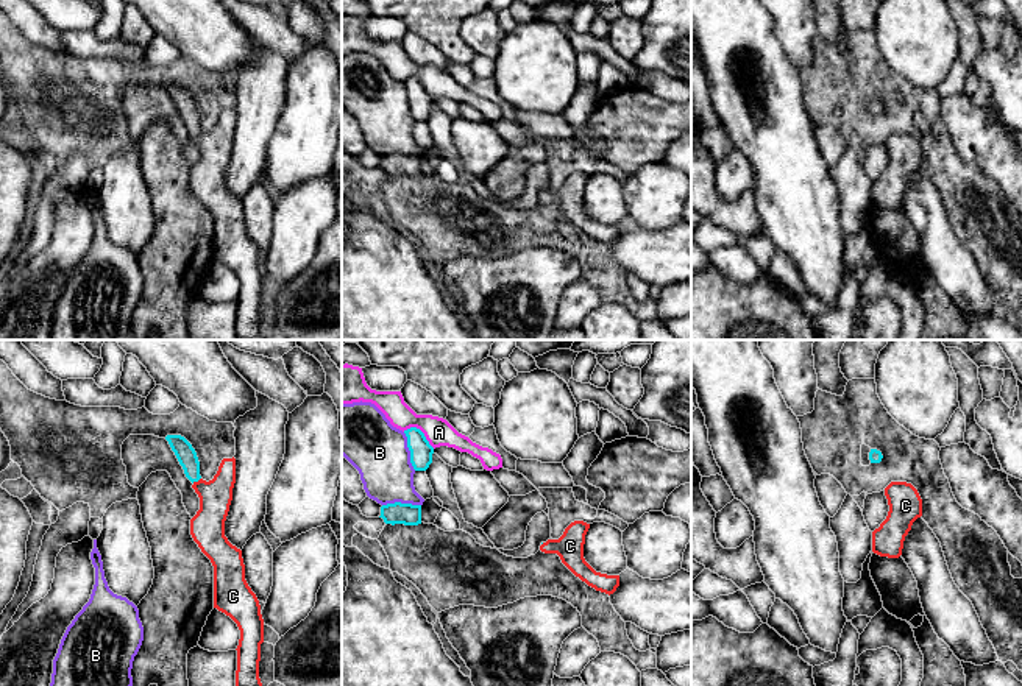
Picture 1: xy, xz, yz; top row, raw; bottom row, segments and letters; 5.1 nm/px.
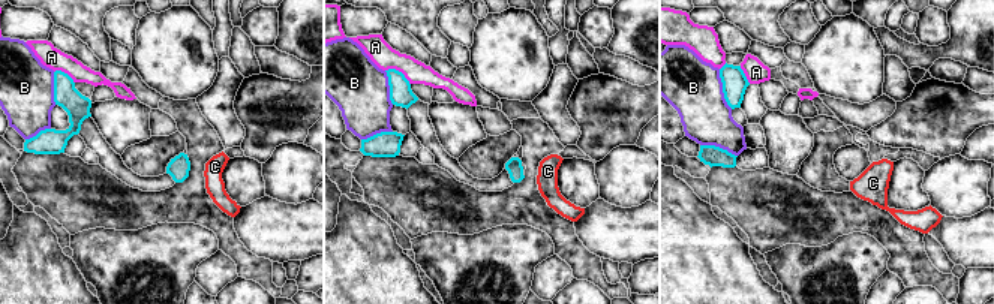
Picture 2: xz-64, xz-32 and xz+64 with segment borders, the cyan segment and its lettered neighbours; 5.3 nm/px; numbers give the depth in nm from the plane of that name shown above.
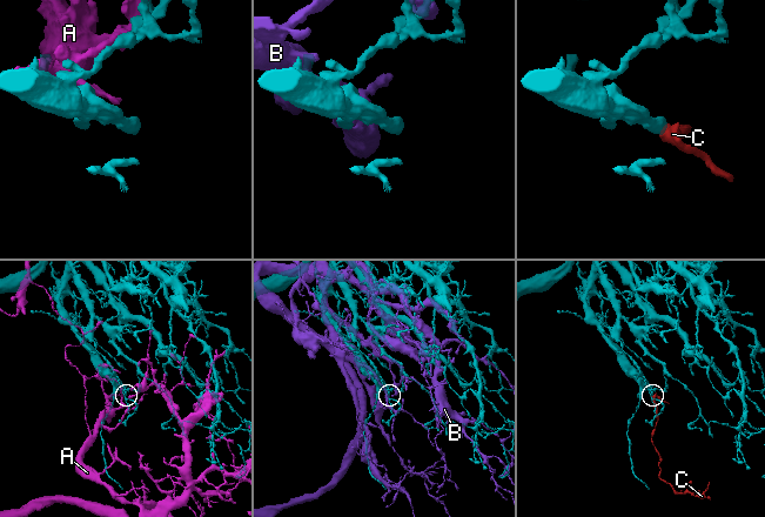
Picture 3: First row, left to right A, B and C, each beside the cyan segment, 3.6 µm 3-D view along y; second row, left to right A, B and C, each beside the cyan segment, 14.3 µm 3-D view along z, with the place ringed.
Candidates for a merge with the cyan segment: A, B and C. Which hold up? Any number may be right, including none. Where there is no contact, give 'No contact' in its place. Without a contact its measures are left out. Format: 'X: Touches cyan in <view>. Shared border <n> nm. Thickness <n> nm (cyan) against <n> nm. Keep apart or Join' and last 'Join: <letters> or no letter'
A: Touches cyan in xz. Shared border 190 nm. Thickness 110 nm (cyan) against 140 nm. Keep apart
B: Touches cyan in xz. Shared border 220 nm. Thickness 110 nm (cyan) against 300 nm. Keep apart
C: Touches cyan in xy. Shared border 50 nm. Thickness 100 nm (cyan) against 180 nm. Join
Join: C

